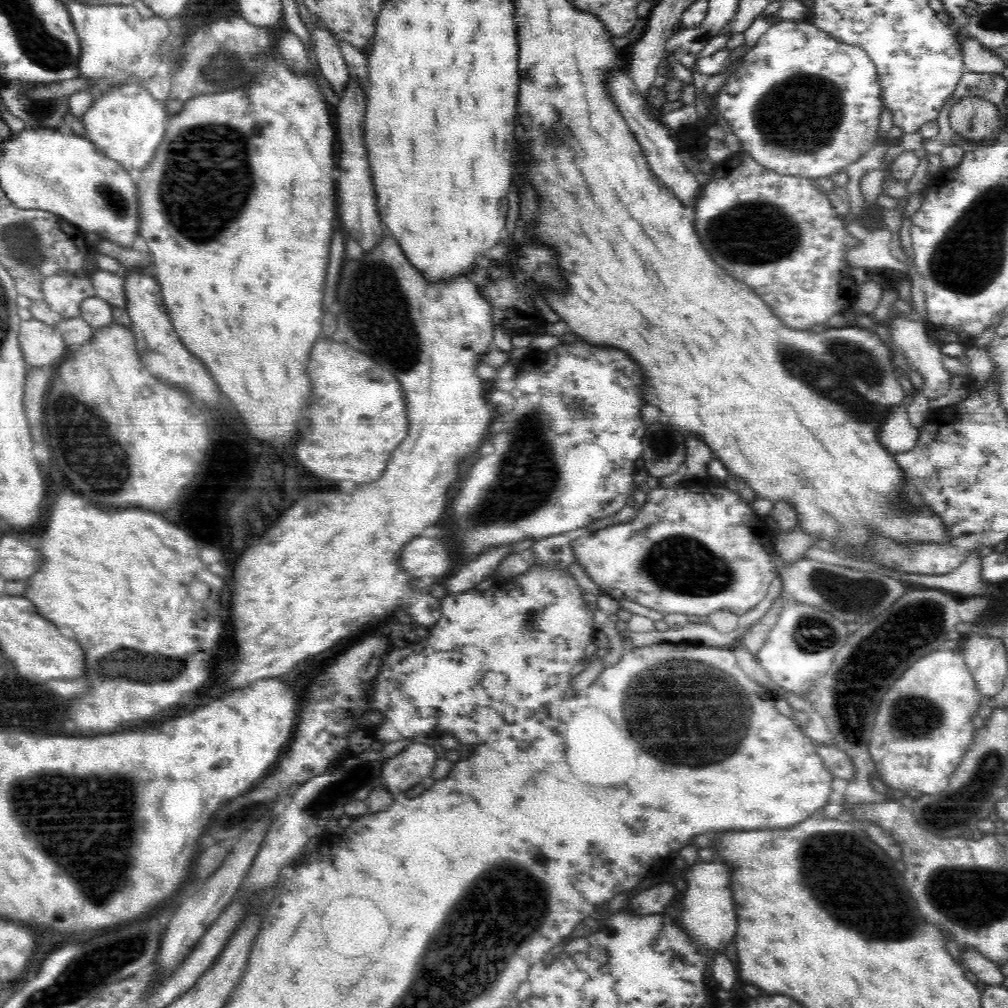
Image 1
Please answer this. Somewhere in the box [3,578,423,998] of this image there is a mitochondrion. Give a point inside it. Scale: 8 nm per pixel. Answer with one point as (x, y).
(62, 812)

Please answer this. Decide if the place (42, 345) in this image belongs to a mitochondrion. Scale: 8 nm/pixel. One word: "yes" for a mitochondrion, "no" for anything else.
no

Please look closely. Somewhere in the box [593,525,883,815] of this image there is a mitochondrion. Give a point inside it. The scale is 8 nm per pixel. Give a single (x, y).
(703, 716)

